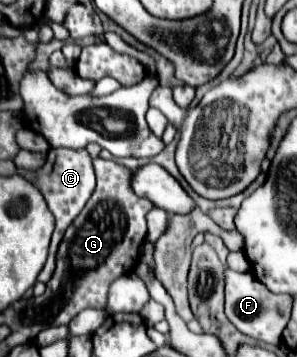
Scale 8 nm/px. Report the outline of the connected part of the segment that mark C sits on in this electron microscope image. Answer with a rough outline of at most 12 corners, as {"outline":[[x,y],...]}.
{"outline":[[49,149],[45,165],[21,171],[43,193],[55,217],[45,267],[95,189],[89,153]]}

